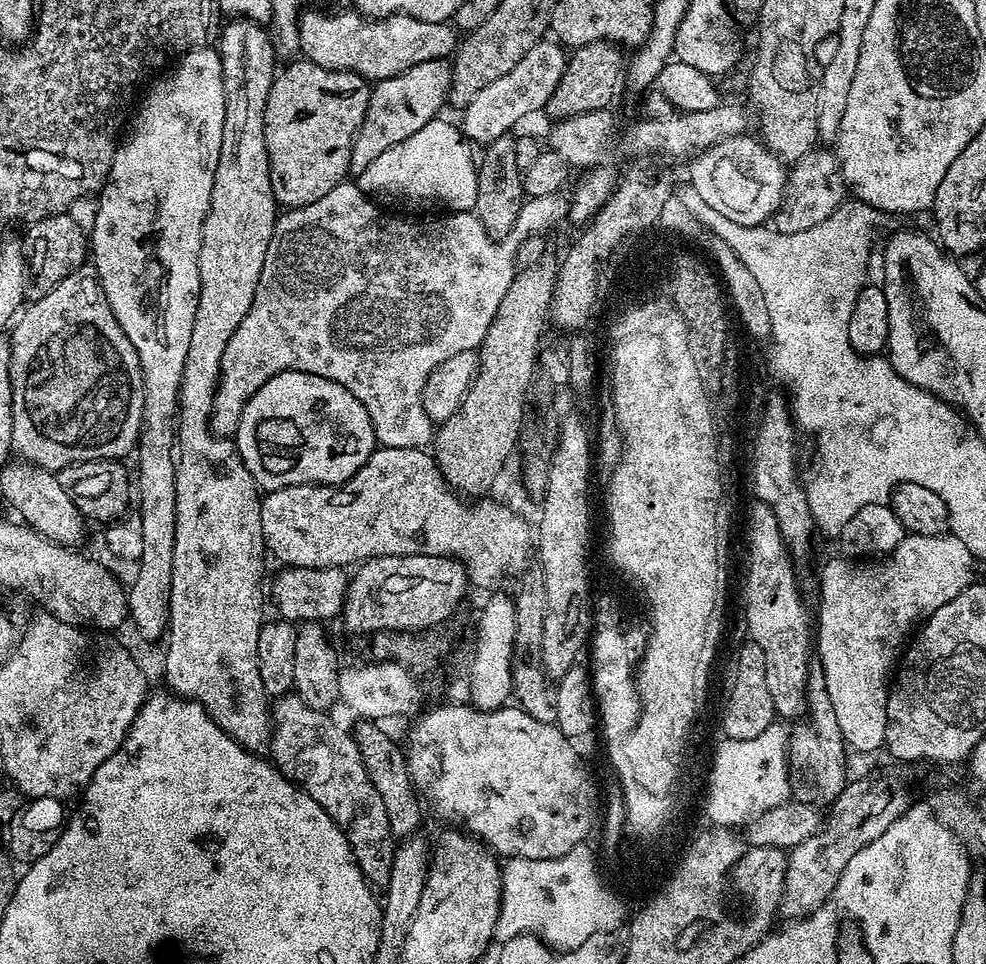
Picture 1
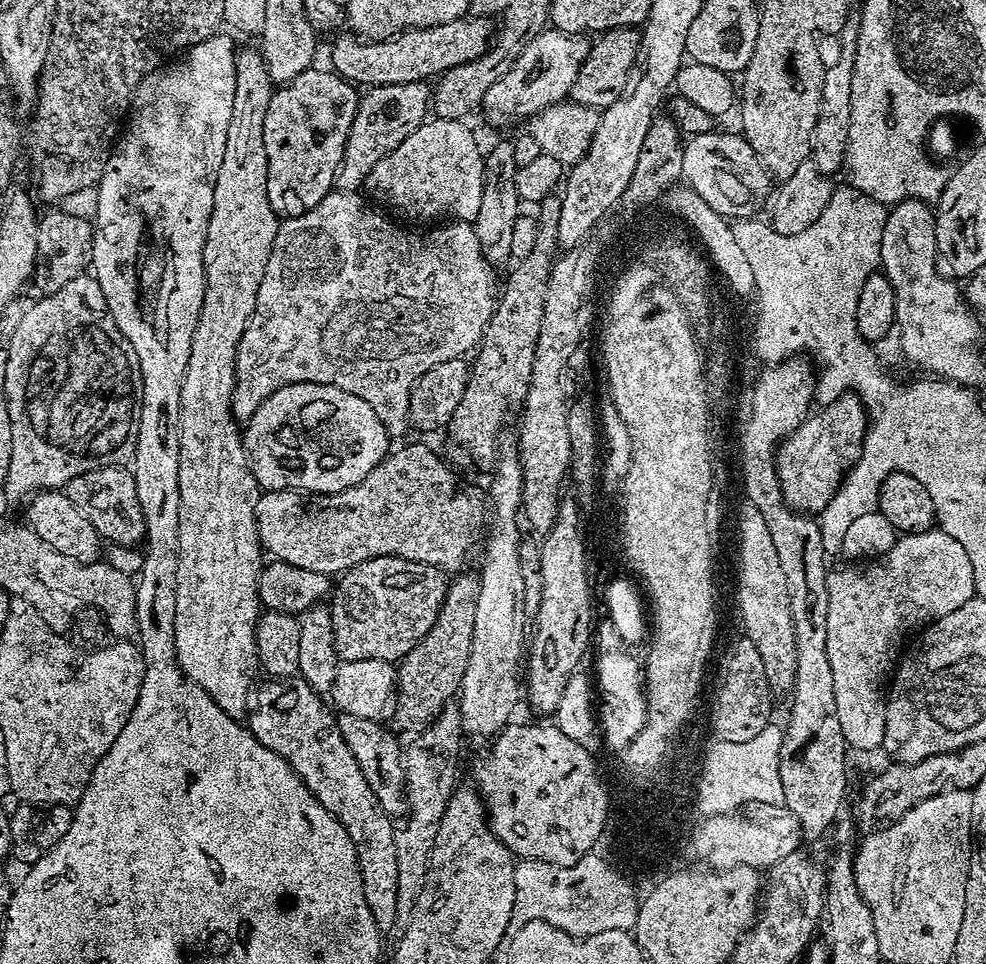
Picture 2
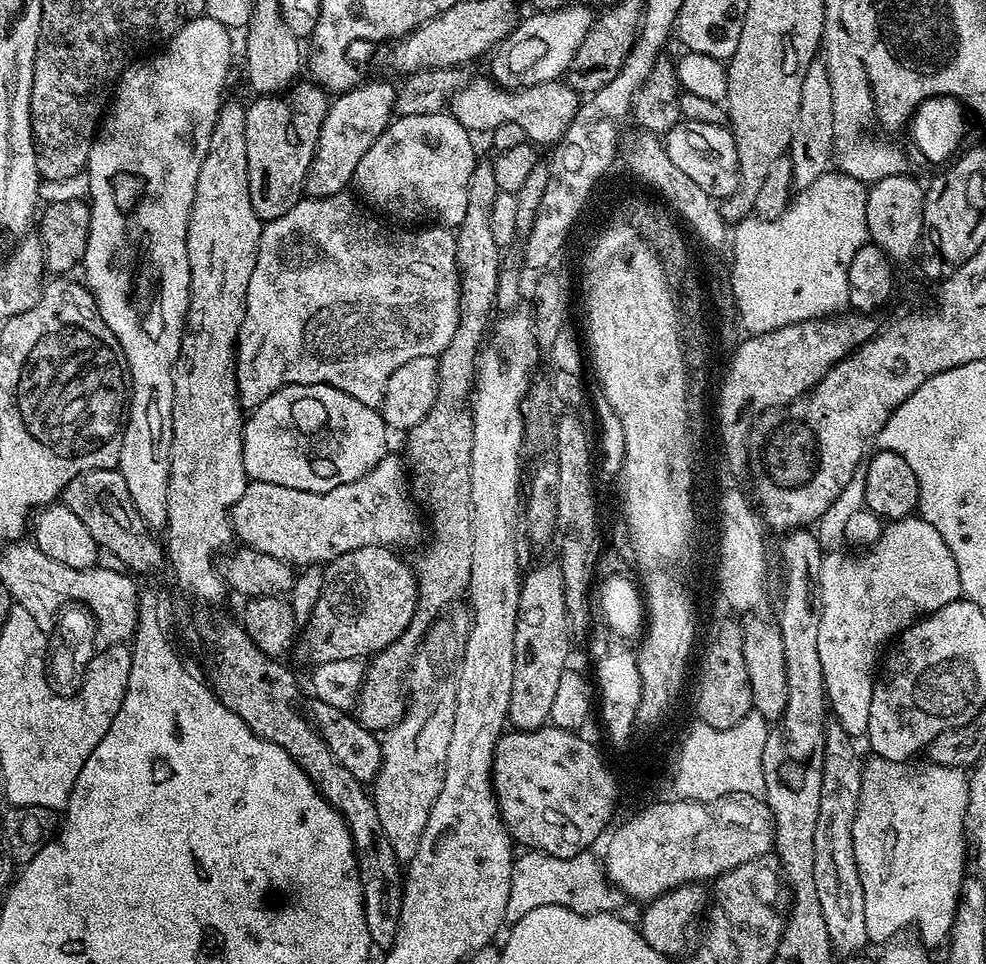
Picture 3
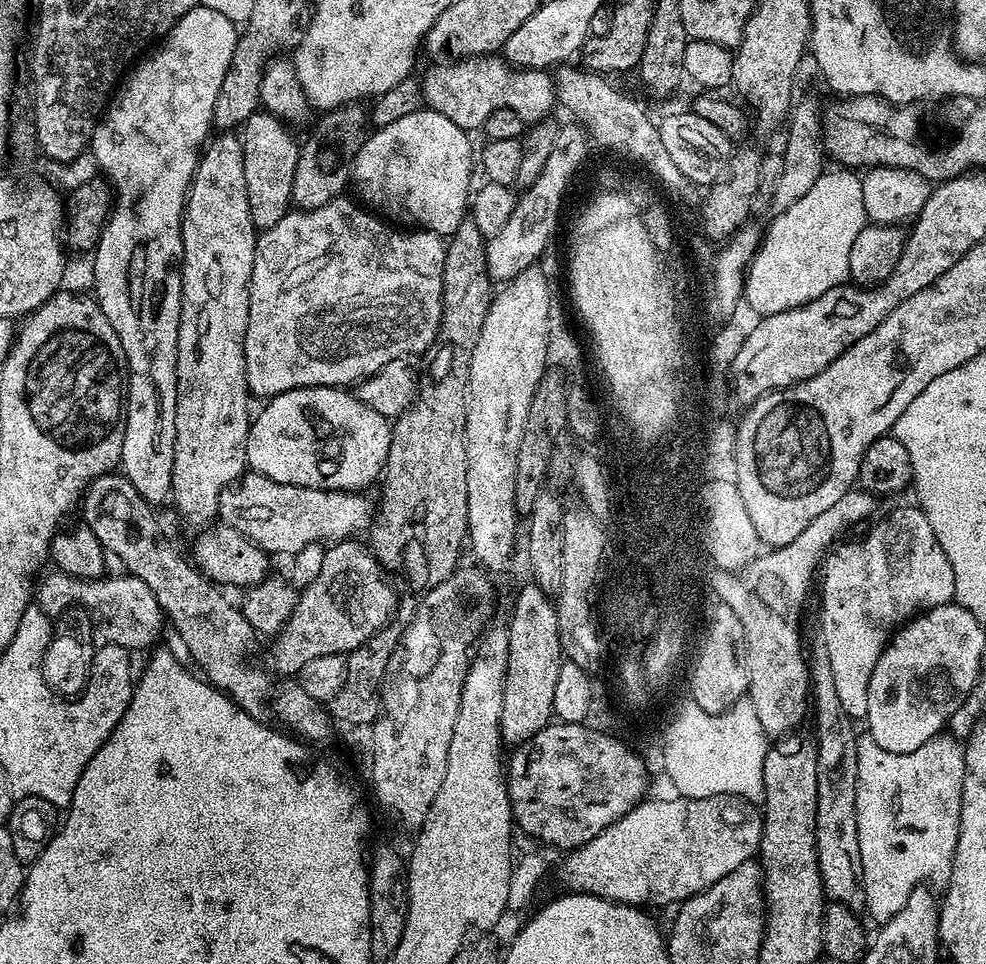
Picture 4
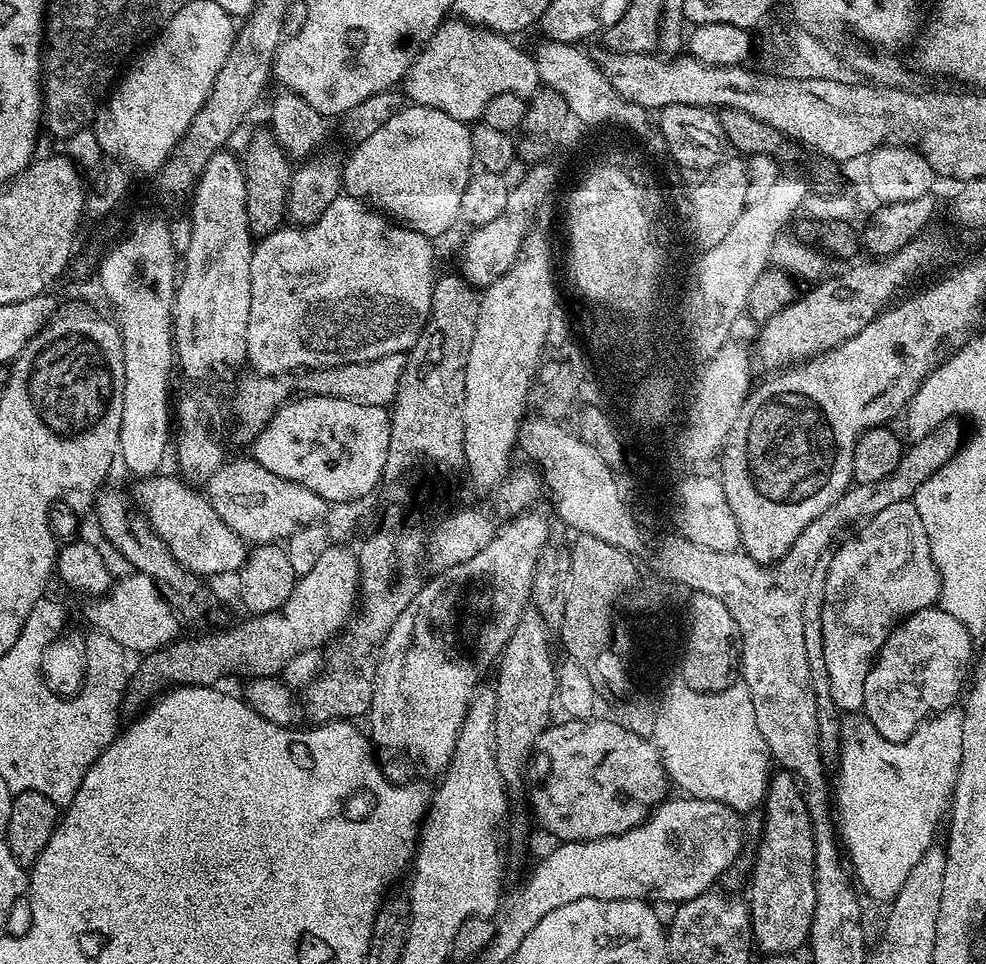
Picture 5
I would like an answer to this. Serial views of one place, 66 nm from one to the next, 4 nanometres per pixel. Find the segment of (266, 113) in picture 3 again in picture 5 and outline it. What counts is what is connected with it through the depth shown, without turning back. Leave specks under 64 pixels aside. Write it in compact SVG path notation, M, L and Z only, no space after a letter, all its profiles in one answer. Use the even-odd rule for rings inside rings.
M264 130L249 142L244 156L242 152L242 163L246 182L248 228L252 231L253 237L268 236L285 223L293 161L271 131Z

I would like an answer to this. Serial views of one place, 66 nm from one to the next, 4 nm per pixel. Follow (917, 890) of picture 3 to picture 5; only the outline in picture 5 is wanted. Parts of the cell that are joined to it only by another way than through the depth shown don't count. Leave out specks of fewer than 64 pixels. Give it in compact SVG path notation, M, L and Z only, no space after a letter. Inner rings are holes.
M849 715L841 723L838 822L842 827L842 844L858 884L860 879L859 887L864 887L876 900L891 902L896 899L907 876L937 839L940 823L943 825L949 815L962 762L962 728L948 728L948 724L956 724L956 720L940 720L940 724L924 728L916 740L910 737L899 744L882 738L863 715Z

